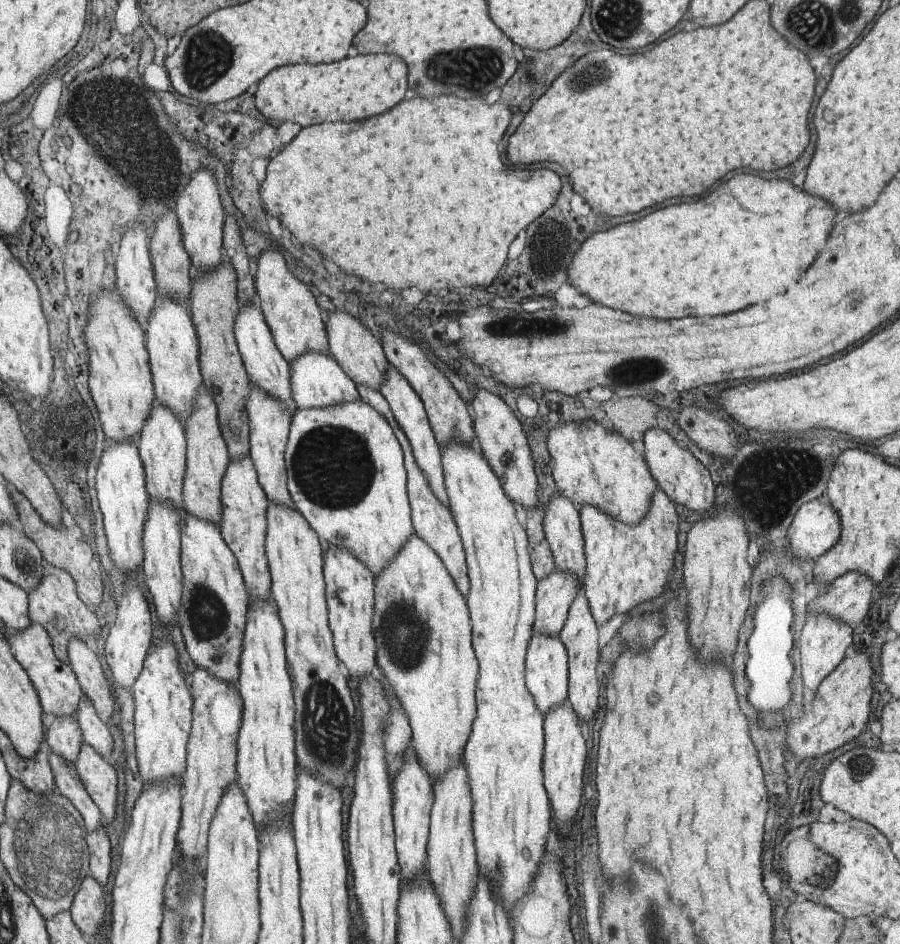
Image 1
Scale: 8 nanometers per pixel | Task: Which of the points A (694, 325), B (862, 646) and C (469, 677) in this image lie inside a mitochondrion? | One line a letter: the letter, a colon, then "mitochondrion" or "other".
A: other
B: other
C: other

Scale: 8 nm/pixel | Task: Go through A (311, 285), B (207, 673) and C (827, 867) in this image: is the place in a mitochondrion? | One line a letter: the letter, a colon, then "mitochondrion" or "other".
A: other
B: other
C: mitochondrion

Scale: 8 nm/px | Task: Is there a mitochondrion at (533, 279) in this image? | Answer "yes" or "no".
no

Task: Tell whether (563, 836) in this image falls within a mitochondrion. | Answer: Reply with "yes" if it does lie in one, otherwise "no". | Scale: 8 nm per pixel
no

